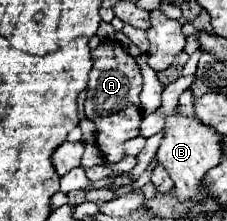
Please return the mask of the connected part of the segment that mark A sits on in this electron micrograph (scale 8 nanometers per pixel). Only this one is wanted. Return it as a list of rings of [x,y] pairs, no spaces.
[[[105,41],[91,51],[93,69],[89,73],[85,115],[97,125],[97,145],[103,151],[107,161],[119,161],[125,157],[123,141],[139,135],[141,111],[139,111],[139,93],[141,93],[141,73],[135,59],[125,51],[123,45],[115,41]]]

